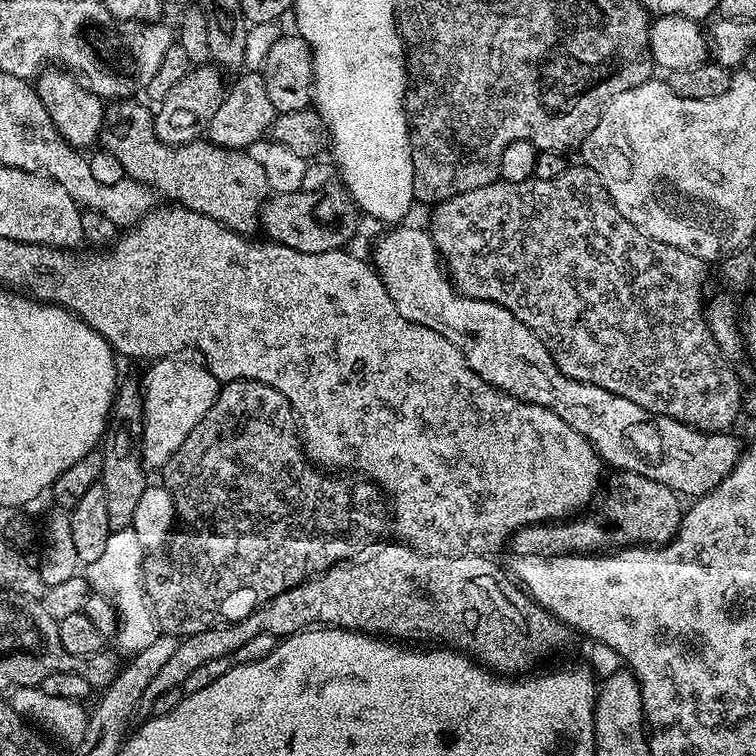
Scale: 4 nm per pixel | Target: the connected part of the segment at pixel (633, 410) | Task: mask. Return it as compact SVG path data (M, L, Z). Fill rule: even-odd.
M396 226L379 237L374 247L374 267L380 273L380 281L386 286L398 314L410 322L418 322L418 326L426 326L442 338L454 342L460 353L468 360L470 370L478 374L490 386L517 396L538 406L546 406L567 422L574 426L578 434L582 434L596 448L601 459L613 465L613 469L622 472L642 474L646 478L654 478L654 482L662 482L670 491L684 498L699 498L710 490L714 490L734 470L742 457L742 444L734 437L728 436L727 431L701 432L691 424L683 424L669 416L656 416L652 412L642 410L630 398L622 398L610 394L610 390L602 390L593 384L583 384L577 380L570 380L566 374L558 370L550 350L510 310L498 306L489 300L475 300L456 291L452 281L448 279L445 265L440 258L440 251L434 246L431 235L420 228L404 228Z

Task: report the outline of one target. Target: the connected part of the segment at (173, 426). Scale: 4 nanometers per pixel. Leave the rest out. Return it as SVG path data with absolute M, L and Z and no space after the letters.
M175 355L166 356L162 360L149 363L147 365L148 373L142 379L142 395L144 398L144 430L140 434L140 454L144 458L144 463L149 469L156 468L156 470L163 469L164 463L171 458L174 450L178 450L178 446L182 446L182 442L186 442L186 438L190 434L190 430L194 430L194 426L198 426L198 422L202 422L202 418L206 414L206 410L210 410L210 406L216 401L216 396L220 393L222 387L221 381L217 380L216 376L209 368L204 367L203 363L192 360L180 360L184 358L177 358Z

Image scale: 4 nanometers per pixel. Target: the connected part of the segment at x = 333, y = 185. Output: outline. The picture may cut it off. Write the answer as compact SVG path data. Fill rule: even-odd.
M331 182L324 189L269 195L260 212L260 228L267 239L290 250L322 254L343 249L357 230L358 209L343 183Z

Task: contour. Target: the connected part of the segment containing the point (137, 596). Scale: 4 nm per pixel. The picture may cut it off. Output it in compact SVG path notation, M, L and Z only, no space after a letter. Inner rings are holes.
M131 527L117 532L112 531L110 538L106 538L104 553L83 569L85 577L82 572L82 574L66 578L66 582L61 582L58 586L44 589L42 603L46 614L50 614L50 618L59 622L70 614L83 612L89 596L96 593L102 598L108 599L116 608L119 627L115 632L114 642L117 646L122 651L128 652L127 654L146 650L146 646L150 646L150 642L154 642L158 629L156 615L151 602L148 601L148 591L144 588L145 559L146 549L140 545L138 534L134 534Z

